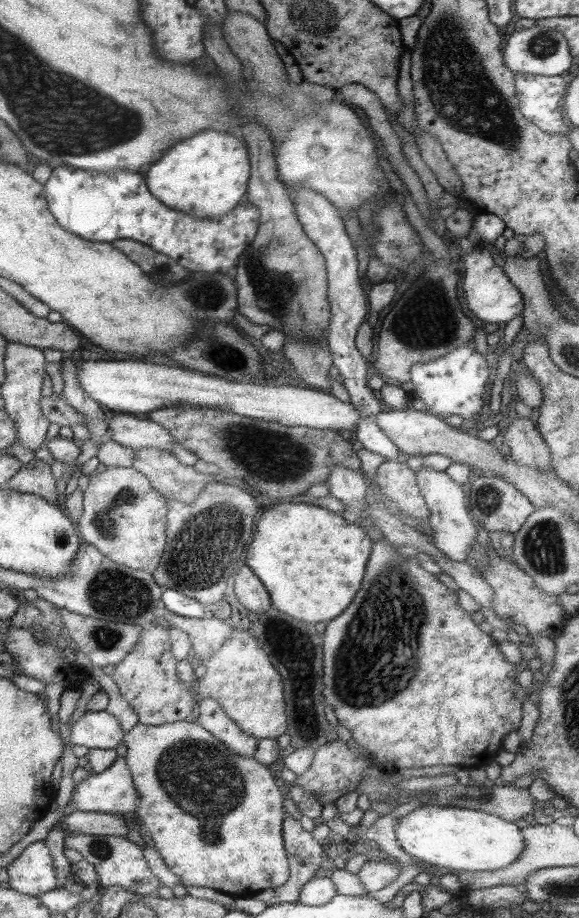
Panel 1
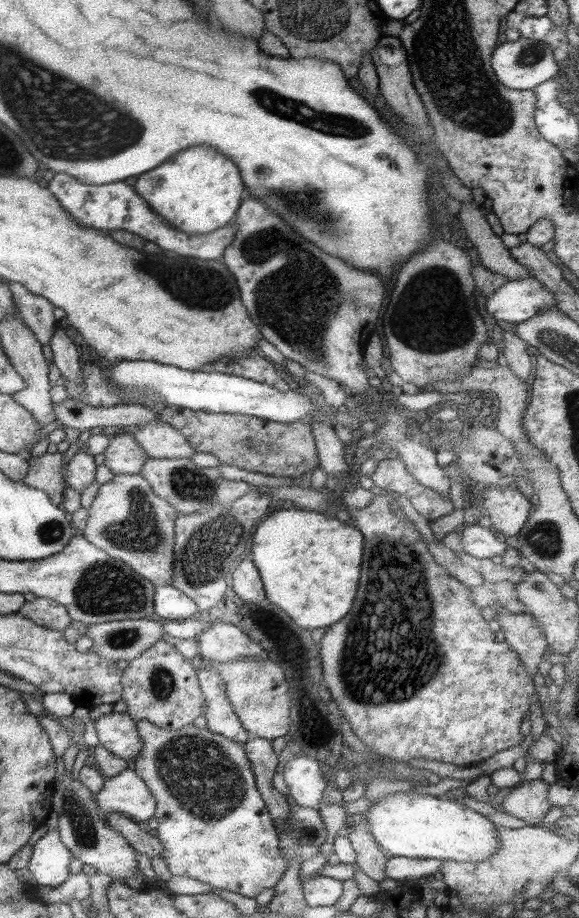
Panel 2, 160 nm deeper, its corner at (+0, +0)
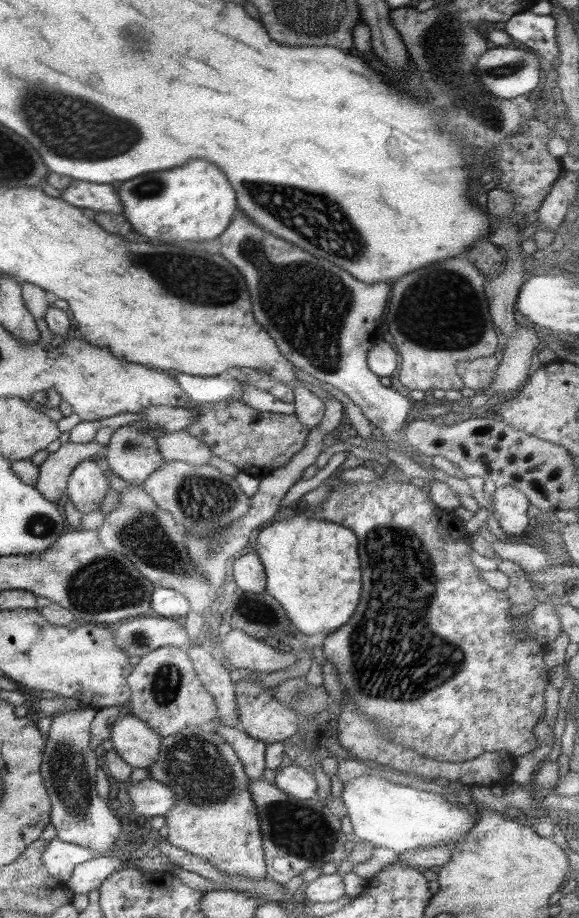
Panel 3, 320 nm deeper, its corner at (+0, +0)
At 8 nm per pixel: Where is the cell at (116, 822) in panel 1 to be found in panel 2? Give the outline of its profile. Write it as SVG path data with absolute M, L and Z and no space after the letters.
M119 813L106 815L103 818L106 825L109 825L111 830L115 830L117 834L121 834L123 840L125 840L125 842L129 844L129 847L137 853L146 854L149 857L157 857L161 853L161 844L159 844L159 840L141 830L137 822Z

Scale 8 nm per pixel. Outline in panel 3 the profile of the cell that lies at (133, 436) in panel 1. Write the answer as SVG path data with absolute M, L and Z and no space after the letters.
M185 431L167 433L156 439L163 460L178 460L191 466L208 464L212 455L204 442L189 436Z

